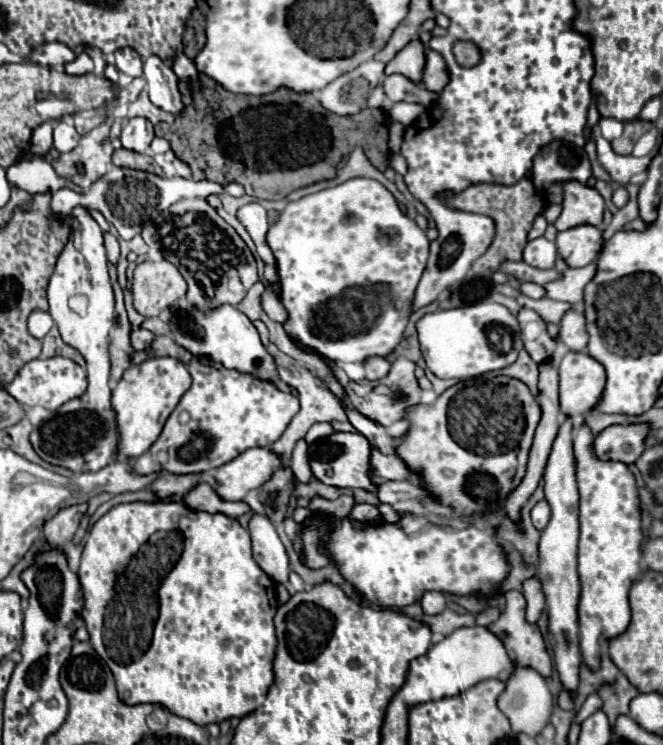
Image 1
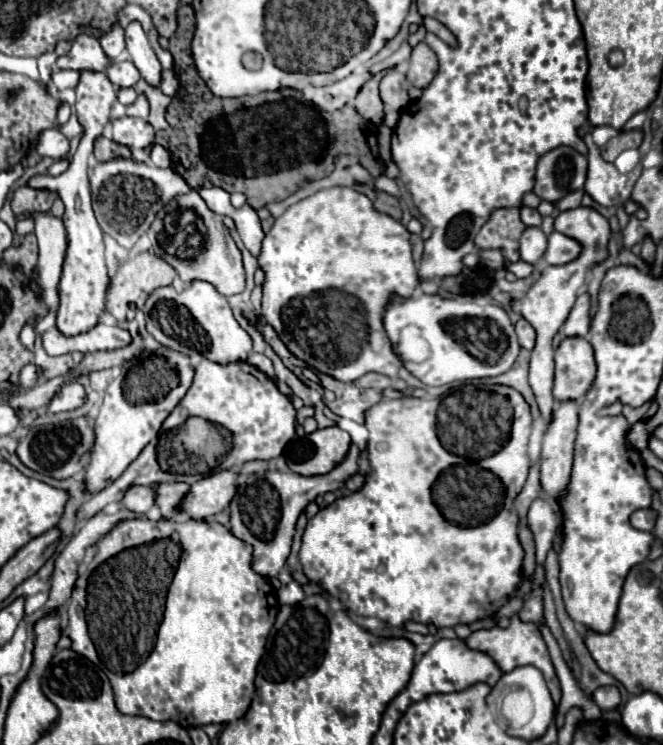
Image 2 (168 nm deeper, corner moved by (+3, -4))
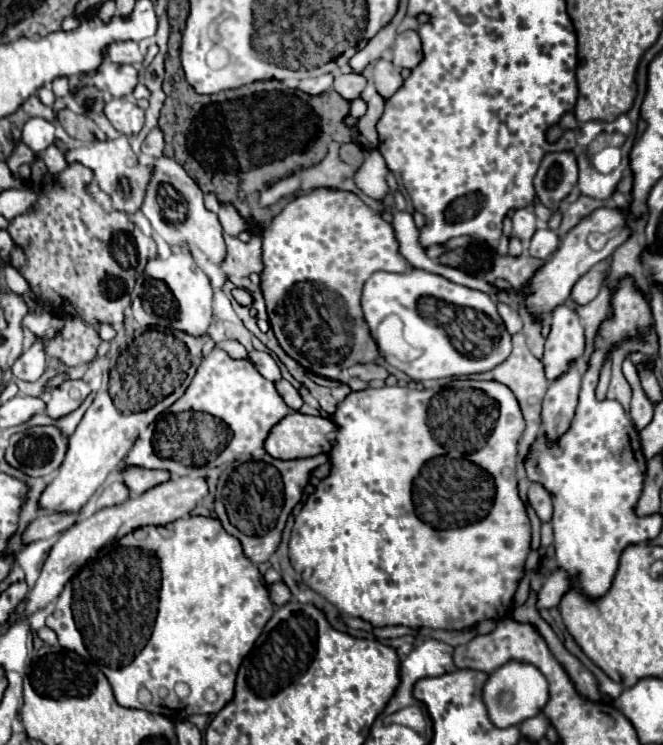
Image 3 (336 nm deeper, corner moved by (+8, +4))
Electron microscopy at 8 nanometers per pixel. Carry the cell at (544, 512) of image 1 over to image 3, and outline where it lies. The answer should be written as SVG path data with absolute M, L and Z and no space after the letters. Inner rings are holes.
M531 482L529 486L529 494L527 494L531 506L535 508L535 512L539 514L541 522L547 522L551 520L551 514L553 514L553 506L551 506L551 494L537 482Z

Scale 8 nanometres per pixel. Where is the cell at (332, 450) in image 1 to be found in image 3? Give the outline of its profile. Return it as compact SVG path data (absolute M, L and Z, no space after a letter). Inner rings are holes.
M291 412L281 418L273 430L269 430L269 438L265 438L265 450L279 460L325 454L331 450L329 434L335 430L337 426L329 418Z

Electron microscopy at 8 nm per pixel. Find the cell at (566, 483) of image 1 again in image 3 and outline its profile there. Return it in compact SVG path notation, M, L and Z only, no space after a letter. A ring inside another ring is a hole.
M571 362L569 370L549 384L541 414L543 432L549 438L555 440L569 428L575 414L579 388L581 388L581 370L577 362Z

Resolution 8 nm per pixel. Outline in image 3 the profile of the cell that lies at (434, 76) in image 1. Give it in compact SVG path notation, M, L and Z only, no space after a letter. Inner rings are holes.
M415 30L401 32L393 44L393 64L399 68L415 68L423 60L421 40Z

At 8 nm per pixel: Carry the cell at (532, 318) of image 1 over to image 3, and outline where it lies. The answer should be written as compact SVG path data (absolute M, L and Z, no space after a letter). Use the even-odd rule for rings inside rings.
M497 302L497 310L499 310L499 316L501 316L501 320L503 320L503 324L505 324L509 334L521 332L523 322L521 322L521 316L519 316L519 312L515 308L511 308L505 302Z

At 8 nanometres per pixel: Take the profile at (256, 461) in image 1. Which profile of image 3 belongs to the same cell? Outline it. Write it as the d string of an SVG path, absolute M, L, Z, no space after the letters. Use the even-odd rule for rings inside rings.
M183 476L183 478L177 478L177 480L163 482L161 486L153 486L153 490L147 490L141 496L135 496L135 498L131 496L121 506L109 506L109 508L97 510L91 518L87 518L87 520L83 520L79 524L73 524L53 544L53 548L49 552L49 558L43 564L43 572L41 572L37 584L31 588L31 592L23 600L23 608L15 610L5 626L11 626L11 624L21 622L21 620L27 620L31 614L35 614L37 610L41 610L49 602L53 602L61 594L65 582L69 582L69 578L89 558L93 558L99 550L115 544L119 538L123 538L125 534L133 532L133 530L137 530L141 526L149 526L149 524L151 526L161 526L161 524L169 524L169 522L173 522L177 518L187 516L191 512L191 508L195 508L205 496L207 496L207 484L205 484L203 478Z

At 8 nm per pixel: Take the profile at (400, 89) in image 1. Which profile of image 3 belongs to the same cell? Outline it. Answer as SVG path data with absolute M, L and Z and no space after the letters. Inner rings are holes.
M379 60L373 68L373 78L375 78L375 88L377 92L383 96L383 98L389 98L393 96L401 84L403 84L403 78L401 78L401 70L397 66L393 66L389 60Z

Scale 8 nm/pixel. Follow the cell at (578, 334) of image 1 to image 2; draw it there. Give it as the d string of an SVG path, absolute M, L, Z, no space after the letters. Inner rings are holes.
M580 294L576 298L576 304L572 306L564 326L562 326L562 334L564 336L578 336L584 338L588 334L588 326L590 326L590 300L588 294Z

